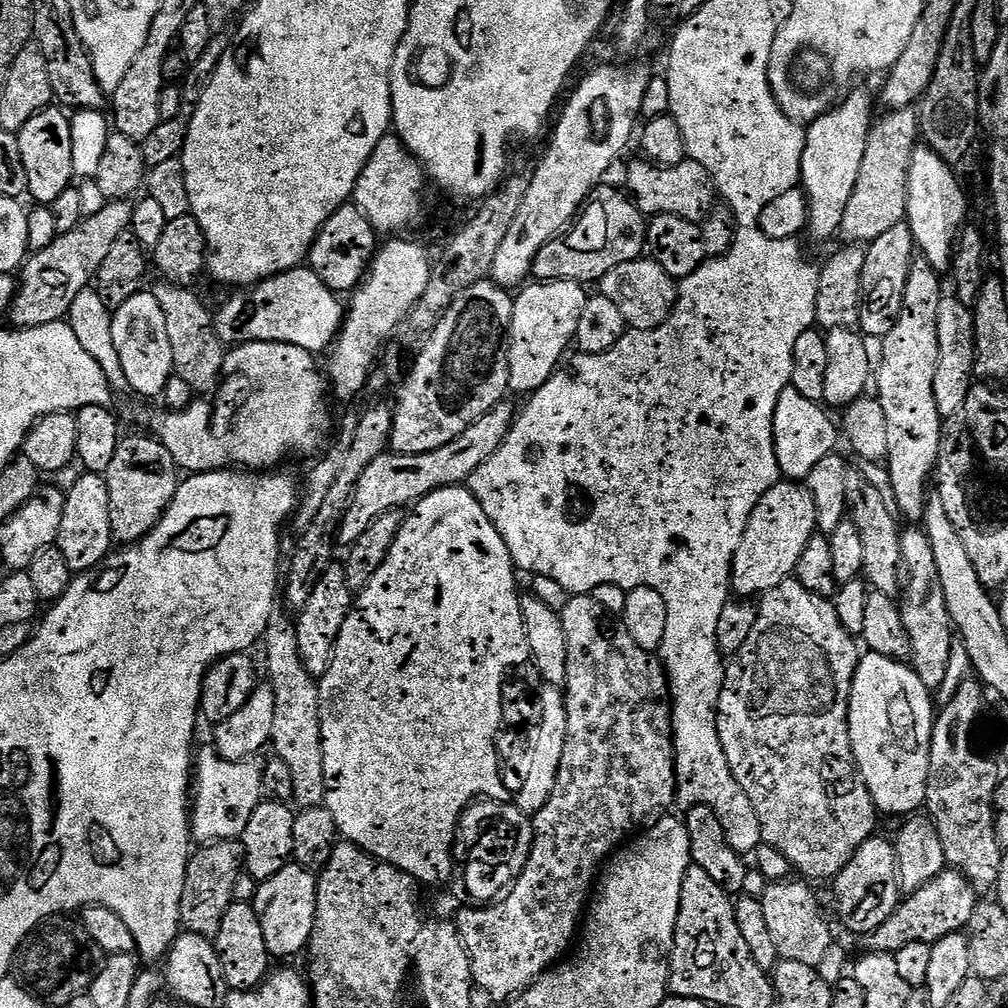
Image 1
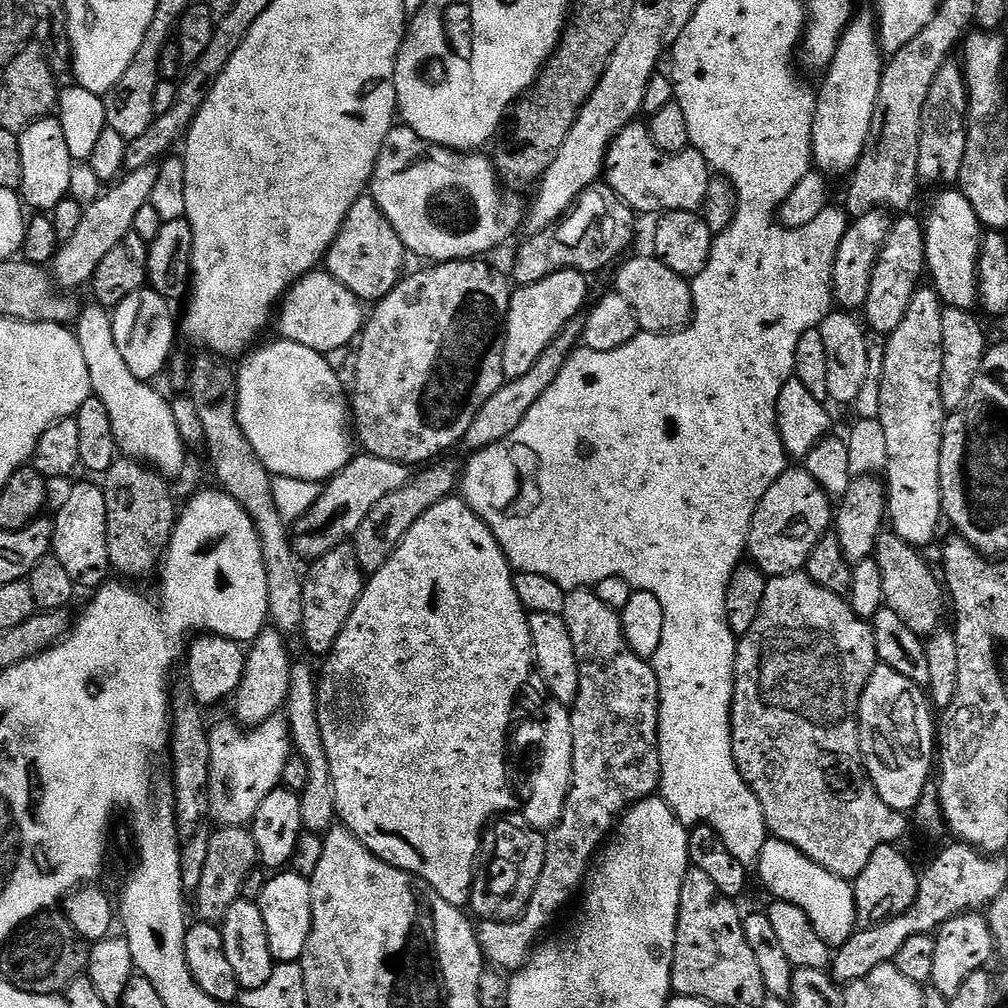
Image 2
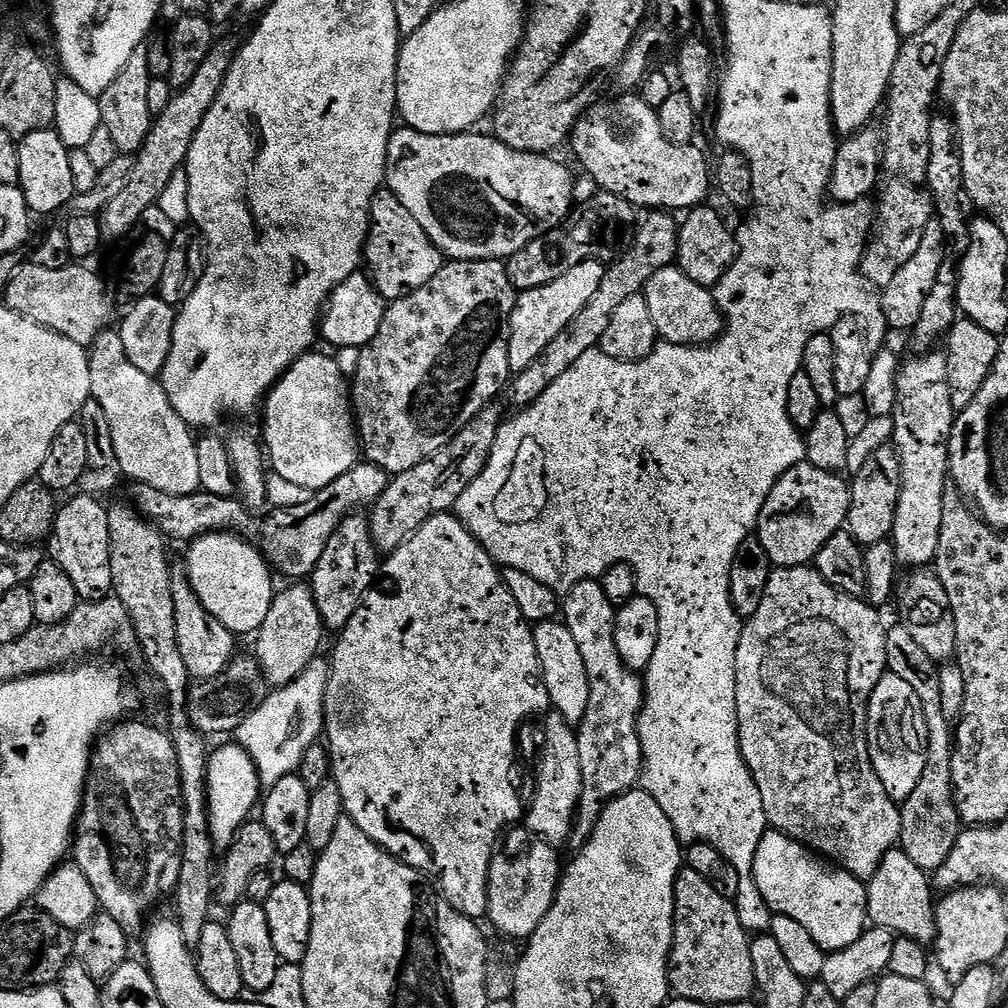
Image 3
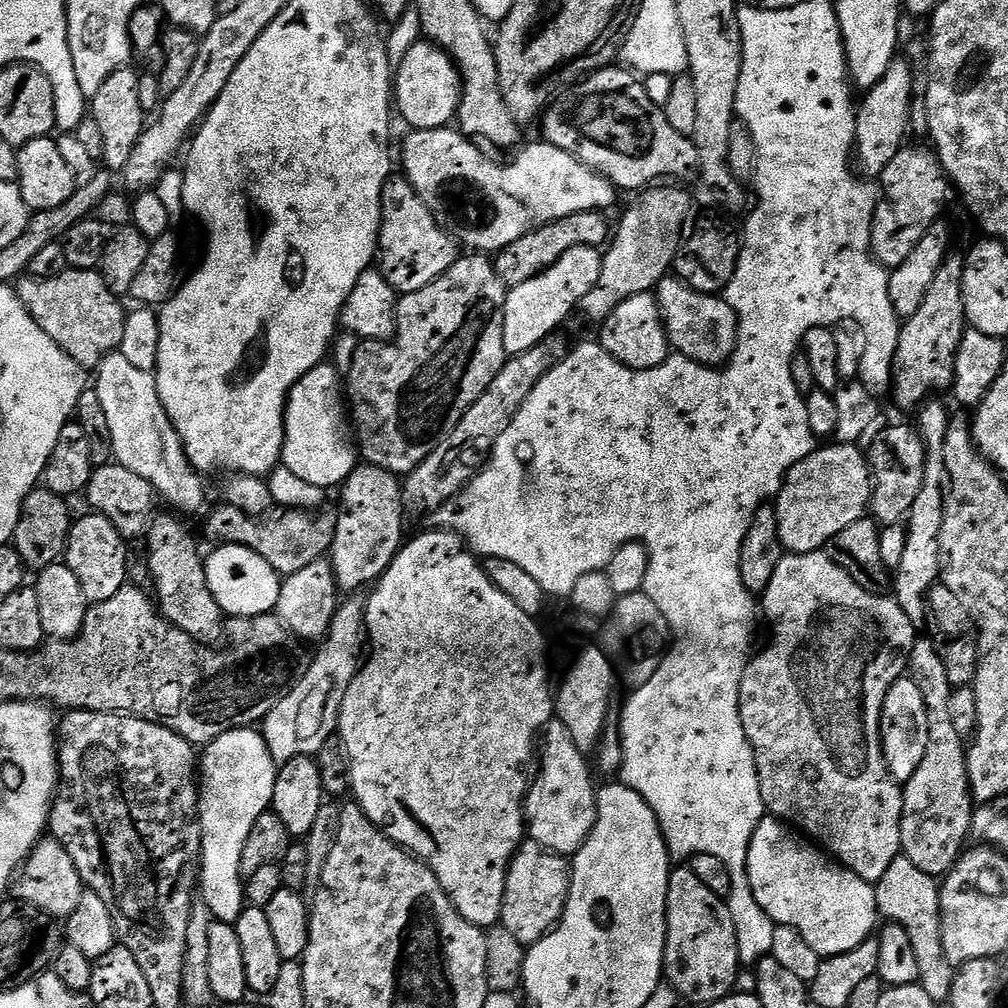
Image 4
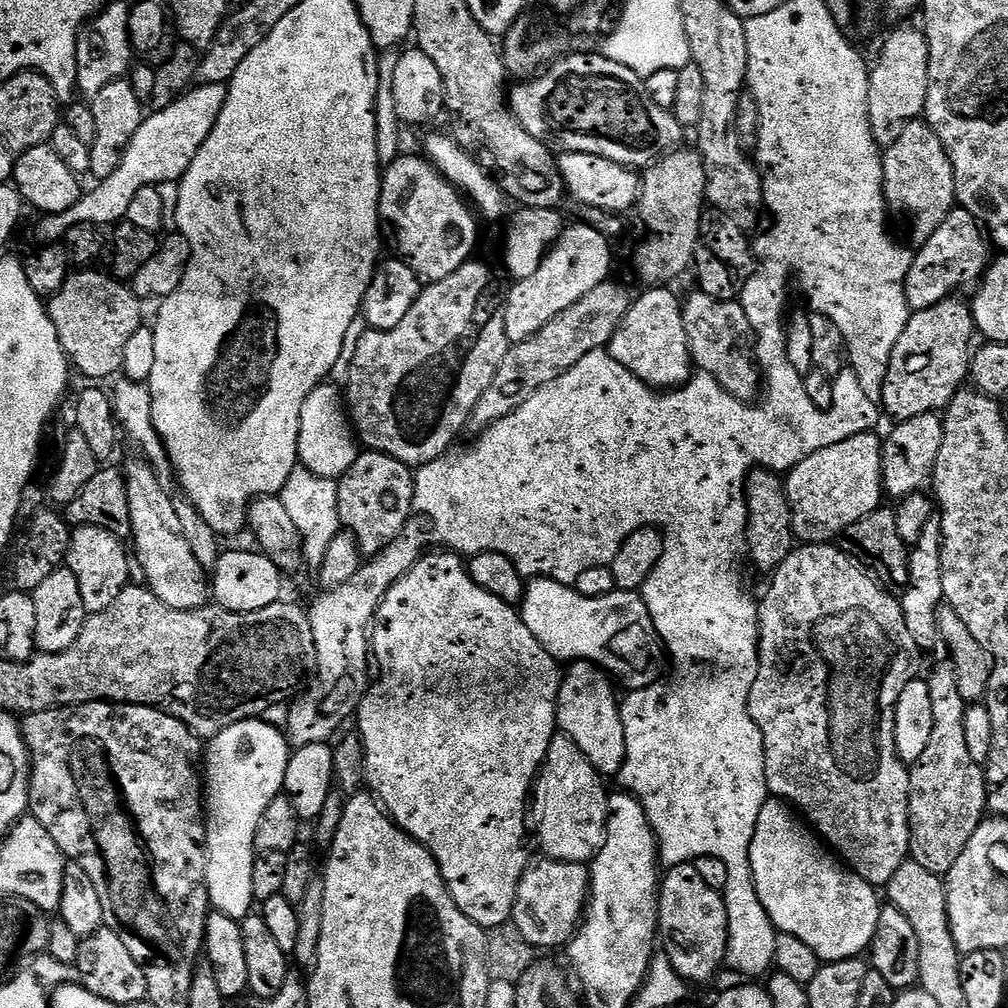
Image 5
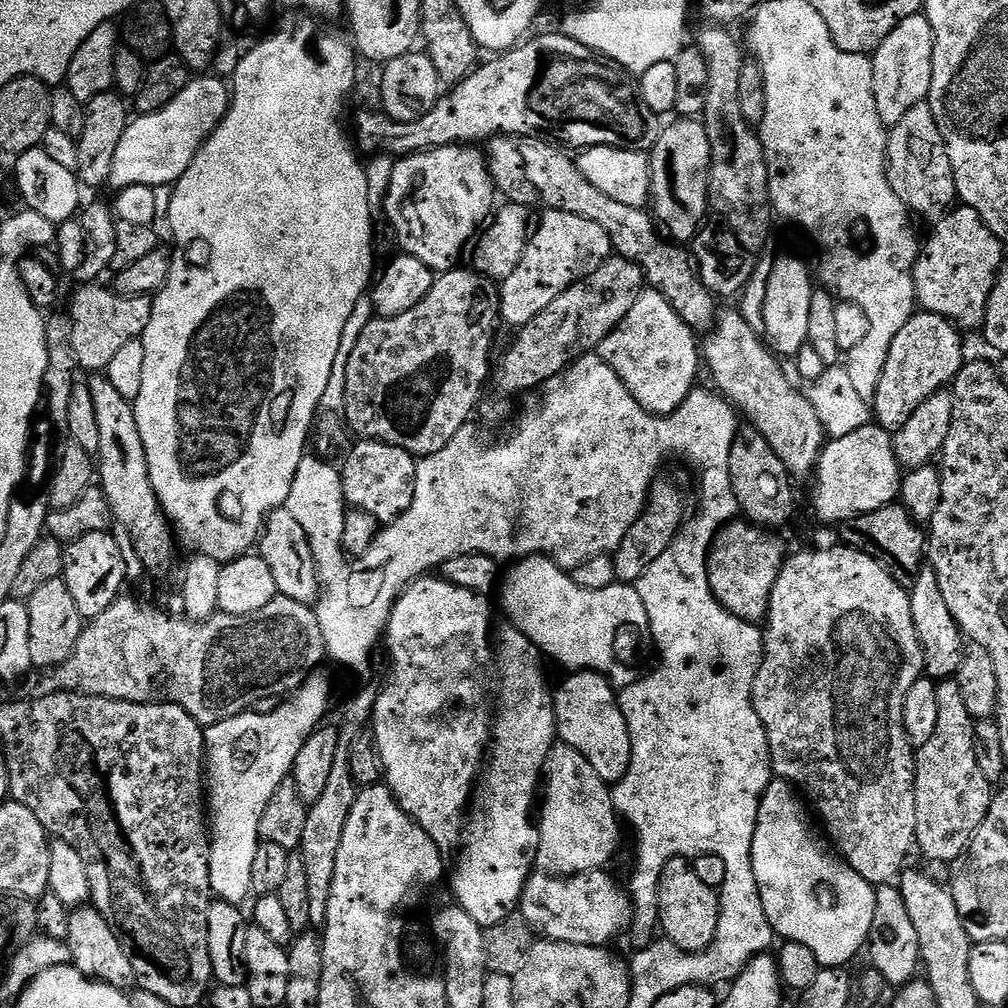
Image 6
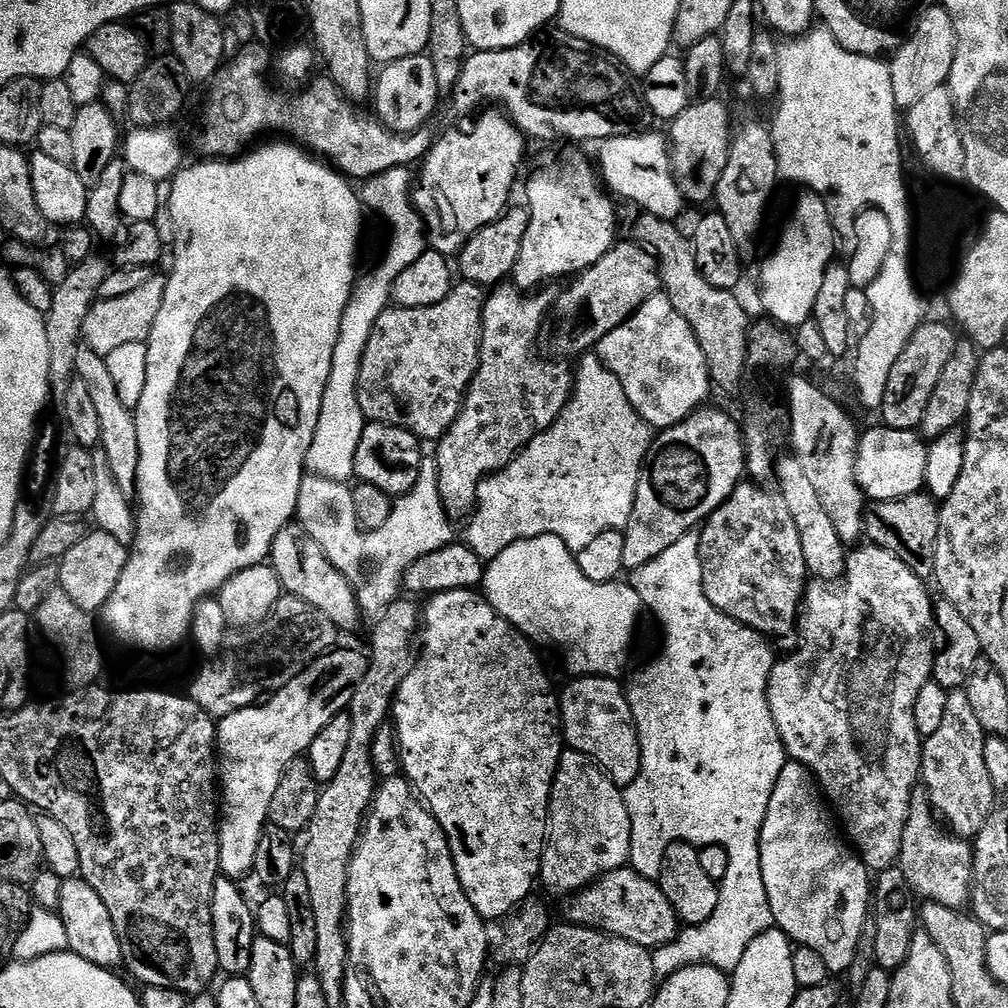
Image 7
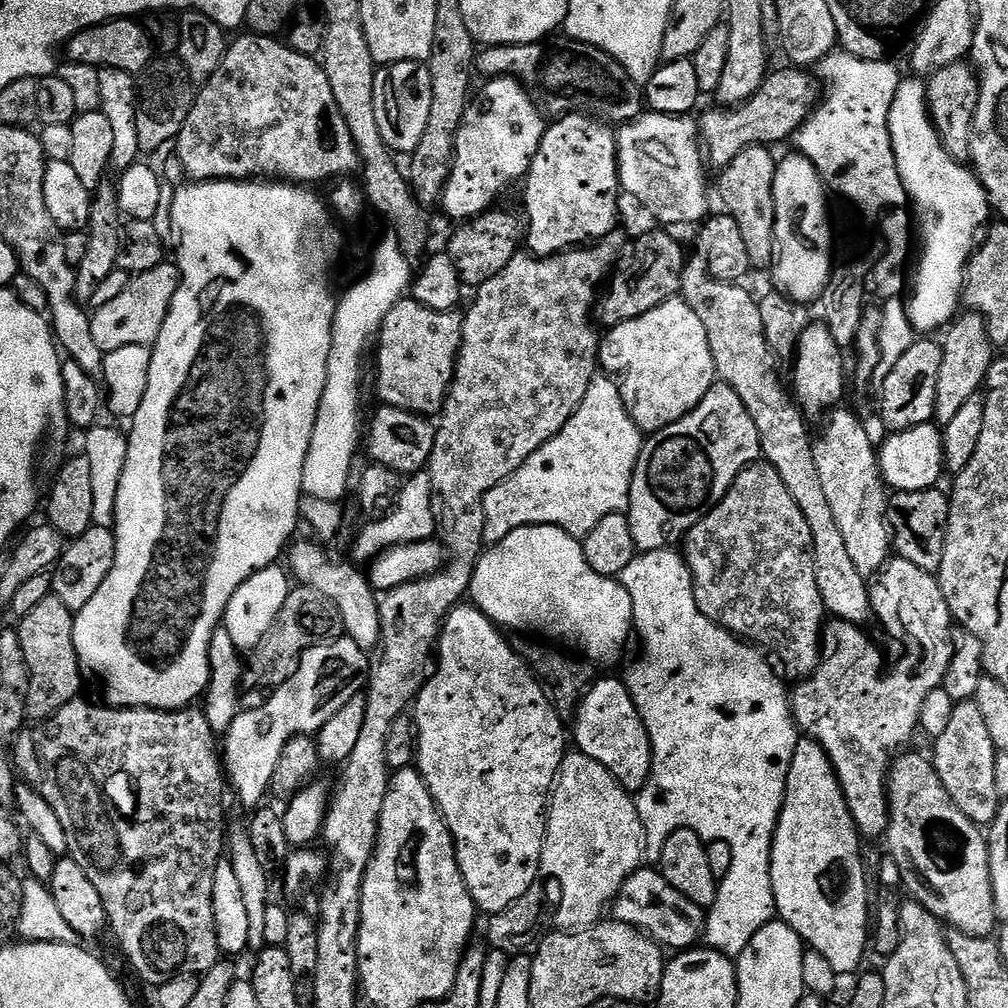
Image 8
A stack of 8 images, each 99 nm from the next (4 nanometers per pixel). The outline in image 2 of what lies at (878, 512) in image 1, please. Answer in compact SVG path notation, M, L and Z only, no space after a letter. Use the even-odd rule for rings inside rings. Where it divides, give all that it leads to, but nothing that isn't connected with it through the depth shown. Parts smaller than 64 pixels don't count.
M885 530L880 533L874 559L878 562L882 574L884 604L894 610L894 614L898 614L898 618L902 618L902 622L906 622L906 626L910 626L916 636L928 638L941 627L944 604L946 608L946 588L937 569L935 572L920 556L923 555L911 544L898 538L896 532Z

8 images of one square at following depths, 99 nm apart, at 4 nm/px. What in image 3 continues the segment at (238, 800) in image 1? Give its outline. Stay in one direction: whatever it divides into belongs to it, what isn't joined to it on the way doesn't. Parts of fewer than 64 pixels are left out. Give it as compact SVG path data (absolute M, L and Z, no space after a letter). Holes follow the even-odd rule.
M322 656L313 659L306 670L292 683L284 688L273 689L262 705L244 722L236 728L235 741L252 756L256 768L259 770L261 785L269 788L277 784L282 778L293 775L299 771L304 761L306 750L319 743L324 731L325 692L328 686L329 661Z

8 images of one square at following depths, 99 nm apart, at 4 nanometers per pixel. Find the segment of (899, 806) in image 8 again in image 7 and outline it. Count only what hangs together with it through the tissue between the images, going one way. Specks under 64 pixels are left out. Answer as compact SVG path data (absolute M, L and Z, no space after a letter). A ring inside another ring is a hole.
M913 799L910 814L906 818L906 830L902 836L902 850L900 851L898 866L906 874L906 878L917 897L933 904L963 909L972 898L973 851L973 845L967 839L950 834L949 829L942 823L939 815L927 799Z

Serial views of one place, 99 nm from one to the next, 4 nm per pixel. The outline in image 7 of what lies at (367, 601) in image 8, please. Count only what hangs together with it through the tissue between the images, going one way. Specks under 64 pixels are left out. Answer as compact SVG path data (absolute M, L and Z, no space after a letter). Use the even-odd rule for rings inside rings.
M290 523L278 532L269 559L270 566L280 579L280 587L287 595L297 596L302 598L302 602L313 604L323 616L334 622L338 630L344 630L355 622L358 609L352 584L329 562L322 548L299 523Z

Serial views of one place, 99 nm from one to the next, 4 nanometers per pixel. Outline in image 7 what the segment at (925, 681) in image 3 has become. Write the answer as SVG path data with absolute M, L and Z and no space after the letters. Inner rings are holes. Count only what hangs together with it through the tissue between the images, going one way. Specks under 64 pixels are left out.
M952 690L946 698L946 711L938 731L927 736L920 750L920 774L923 787L924 784L928 787L927 799L941 821L950 829L951 835L961 838L975 838L986 826L998 803L997 790L990 782L990 774L986 771L985 739L986 734L982 730L982 725L978 723L974 709L970 707L970 698L966 698L963 690Z

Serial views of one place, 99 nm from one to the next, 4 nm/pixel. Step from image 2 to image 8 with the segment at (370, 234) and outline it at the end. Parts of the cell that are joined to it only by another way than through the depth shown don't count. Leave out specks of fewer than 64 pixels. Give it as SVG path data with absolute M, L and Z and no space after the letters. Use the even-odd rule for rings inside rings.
M497 76L489 79L488 84L469 103L466 114L462 118L462 126L456 135L456 157L452 159L452 173L444 187L442 209L455 222L475 220L483 212L489 211L492 204L512 183L523 181L527 177L530 166L534 162L534 154L538 154L538 146L544 137L546 117L537 108L536 103L524 89L520 81L512 76Z

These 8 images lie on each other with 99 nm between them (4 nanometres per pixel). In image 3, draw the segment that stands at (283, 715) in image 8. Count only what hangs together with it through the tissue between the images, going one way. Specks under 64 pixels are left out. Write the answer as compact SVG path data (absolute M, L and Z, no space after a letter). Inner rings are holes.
M236 742L224 744L208 757L208 817L210 834L217 849L227 850L236 840L240 827L249 823L252 811L262 800L259 770L252 756Z

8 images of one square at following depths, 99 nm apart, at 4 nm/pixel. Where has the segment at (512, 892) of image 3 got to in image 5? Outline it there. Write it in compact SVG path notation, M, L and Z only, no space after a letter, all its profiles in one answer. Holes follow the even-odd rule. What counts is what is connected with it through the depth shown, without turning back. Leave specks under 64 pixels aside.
M540 858L540 861L533 863L520 879L518 894L514 902L512 920L518 926L522 938L530 942L533 948L543 950L543 948L560 948L571 941L576 935L586 911L586 905L590 899L590 868L588 864L567 864L561 860L550 860Z

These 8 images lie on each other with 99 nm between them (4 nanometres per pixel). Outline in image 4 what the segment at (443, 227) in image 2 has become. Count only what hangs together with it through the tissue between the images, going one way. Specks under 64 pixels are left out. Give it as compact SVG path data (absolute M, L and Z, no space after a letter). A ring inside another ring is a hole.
M452 126L421 128L407 134L409 136L404 140L403 175L407 176L422 202L437 217L452 215L453 222L460 224L454 228L459 243L468 247L465 249L475 250L480 254L499 254L518 242L518 238L530 234L533 228L552 224L570 214L608 210L618 195L616 185L611 184L601 172L594 171L590 165L583 164L566 150L547 142L525 143L509 164L499 164L476 145L479 143L473 142Z

